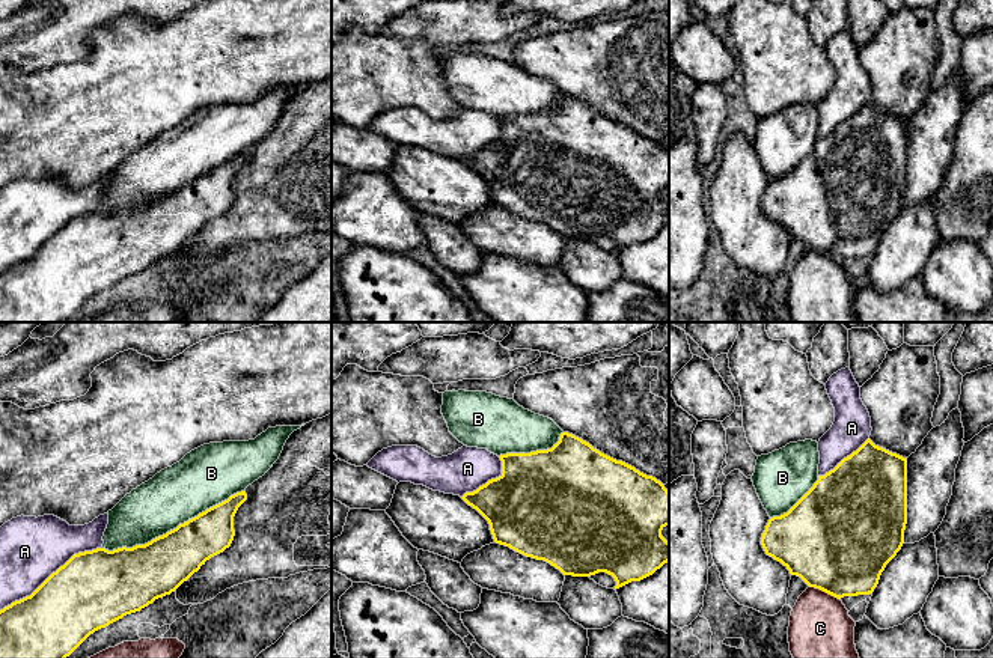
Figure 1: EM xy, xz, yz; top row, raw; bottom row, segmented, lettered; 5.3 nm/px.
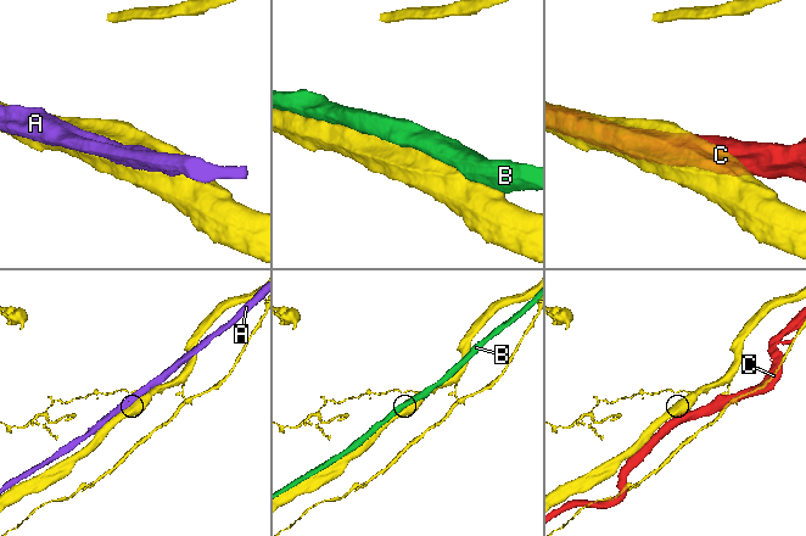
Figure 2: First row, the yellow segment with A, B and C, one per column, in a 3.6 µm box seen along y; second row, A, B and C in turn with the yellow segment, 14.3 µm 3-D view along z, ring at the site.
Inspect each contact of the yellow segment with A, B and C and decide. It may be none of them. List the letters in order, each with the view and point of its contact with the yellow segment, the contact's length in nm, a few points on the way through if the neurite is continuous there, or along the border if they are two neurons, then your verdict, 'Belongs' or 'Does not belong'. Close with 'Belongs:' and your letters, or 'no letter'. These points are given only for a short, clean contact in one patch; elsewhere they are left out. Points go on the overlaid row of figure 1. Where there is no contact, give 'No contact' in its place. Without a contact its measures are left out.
A: Touches yellow at xy (51, 574). Shared border 650 nm. Does not belong
B: Touches yellow at xy (174, 529). Shared border 800 nm. Does not belong
C: Touches yellow at yz (824, 590). Shared border 180 nm. Does not belong
Belongs: no letter

